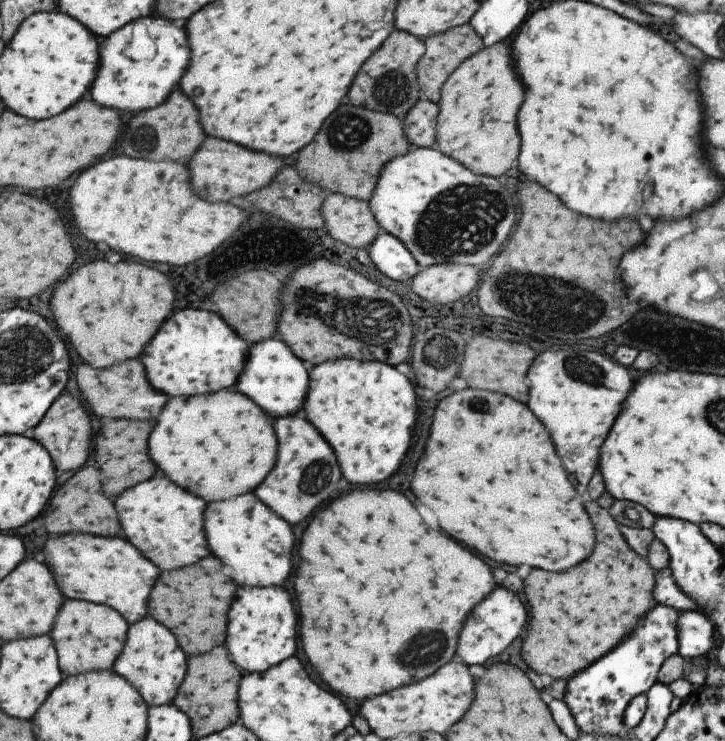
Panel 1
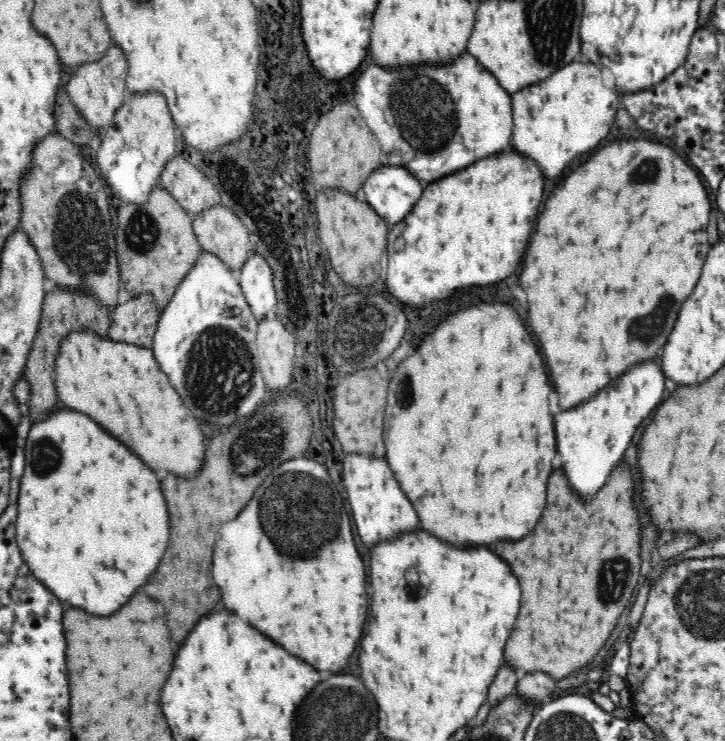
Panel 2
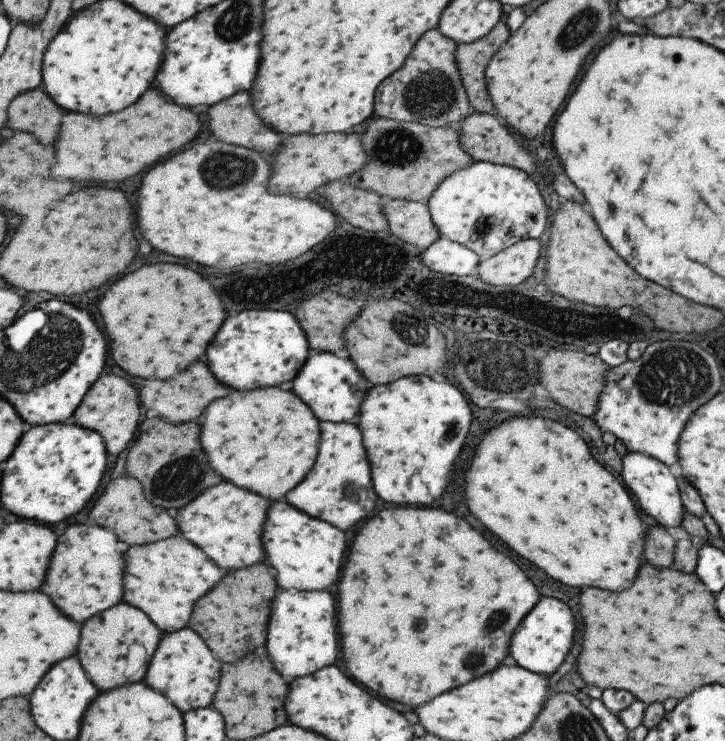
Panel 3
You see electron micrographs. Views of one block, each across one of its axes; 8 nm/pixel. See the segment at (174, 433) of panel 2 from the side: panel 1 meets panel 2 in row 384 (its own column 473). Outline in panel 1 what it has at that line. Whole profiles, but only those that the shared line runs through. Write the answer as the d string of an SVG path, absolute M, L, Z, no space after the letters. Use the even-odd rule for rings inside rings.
M498 42L481 47L465 59L441 85L434 134L435 148L473 174L501 176L517 158L519 134L515 114L523 100L517 78L509 78L509 46Z

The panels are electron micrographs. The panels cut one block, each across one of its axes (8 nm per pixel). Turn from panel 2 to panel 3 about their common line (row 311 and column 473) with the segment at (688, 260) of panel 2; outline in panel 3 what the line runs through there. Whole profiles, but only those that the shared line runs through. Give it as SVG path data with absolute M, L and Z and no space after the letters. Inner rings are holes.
M407 506L383 508L359 528L351 542L337 588L339 622L349 624L349 634L339 634L343 646L341 656L347 672L377 696L409 708L417 708L449 688L457 688L473 678L483 676L507 661L507 646L513 630L539 600L535 586L525 578L525 574L505 554L497 552L463 518L455 518L453 514L437 508ZM377 590L387 592L383 592L383 596L379 592L377 596ZM395 596L401 598L399 604L391 600ZM363 602L365 606L369 604L367 610L363 610ZM383 618L387 618L391 622L389 626L393 626L393 632L397 632L393 642L371 642L369 632L377 630ZM471 652L485 656L467 656Z

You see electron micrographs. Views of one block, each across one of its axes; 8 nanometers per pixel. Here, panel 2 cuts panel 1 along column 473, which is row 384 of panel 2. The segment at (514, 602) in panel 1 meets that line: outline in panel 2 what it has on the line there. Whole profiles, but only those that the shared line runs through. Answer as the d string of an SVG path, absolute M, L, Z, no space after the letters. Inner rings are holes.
M650 358L630 365L612 384L606 384L584 404L556 414L554 420L558 450L562 454L562 469L570 478L570 484L582 496L592 496L604 484L616 462L624 456L624 450L628 448L638 424L642 424L642 420L652 414L656 404L662 402L666 376L658 360Z

